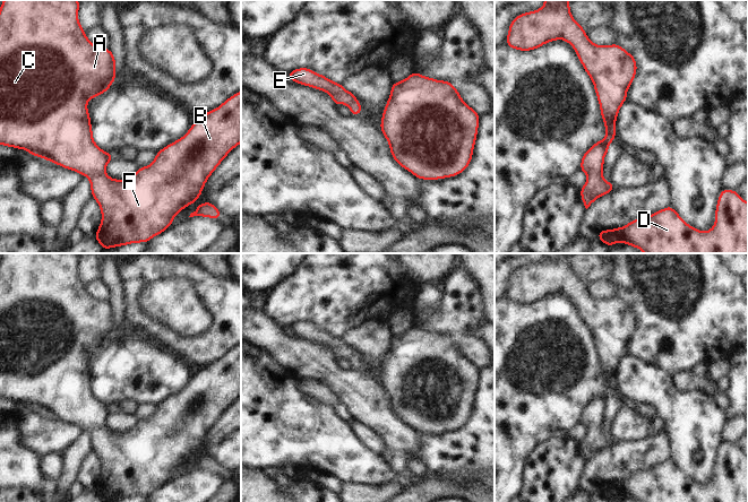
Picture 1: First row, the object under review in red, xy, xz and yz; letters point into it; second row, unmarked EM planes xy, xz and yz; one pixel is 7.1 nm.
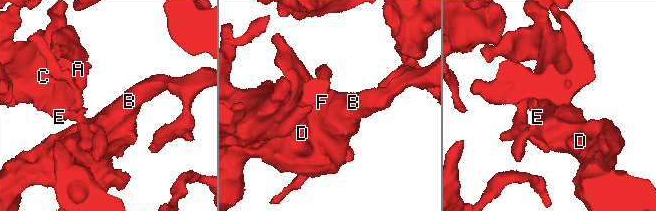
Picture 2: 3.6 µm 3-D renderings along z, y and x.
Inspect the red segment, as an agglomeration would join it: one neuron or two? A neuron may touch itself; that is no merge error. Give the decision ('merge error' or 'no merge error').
no merge error

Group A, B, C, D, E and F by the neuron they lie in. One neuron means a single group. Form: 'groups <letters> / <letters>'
groups A B C D E F

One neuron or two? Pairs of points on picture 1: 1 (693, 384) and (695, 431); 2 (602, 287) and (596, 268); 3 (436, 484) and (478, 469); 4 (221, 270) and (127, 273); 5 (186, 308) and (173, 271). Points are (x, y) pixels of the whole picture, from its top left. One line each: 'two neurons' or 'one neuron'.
1: two neurons
2: two neurons
3: two neurons
4: two neurons
5: two neurons

